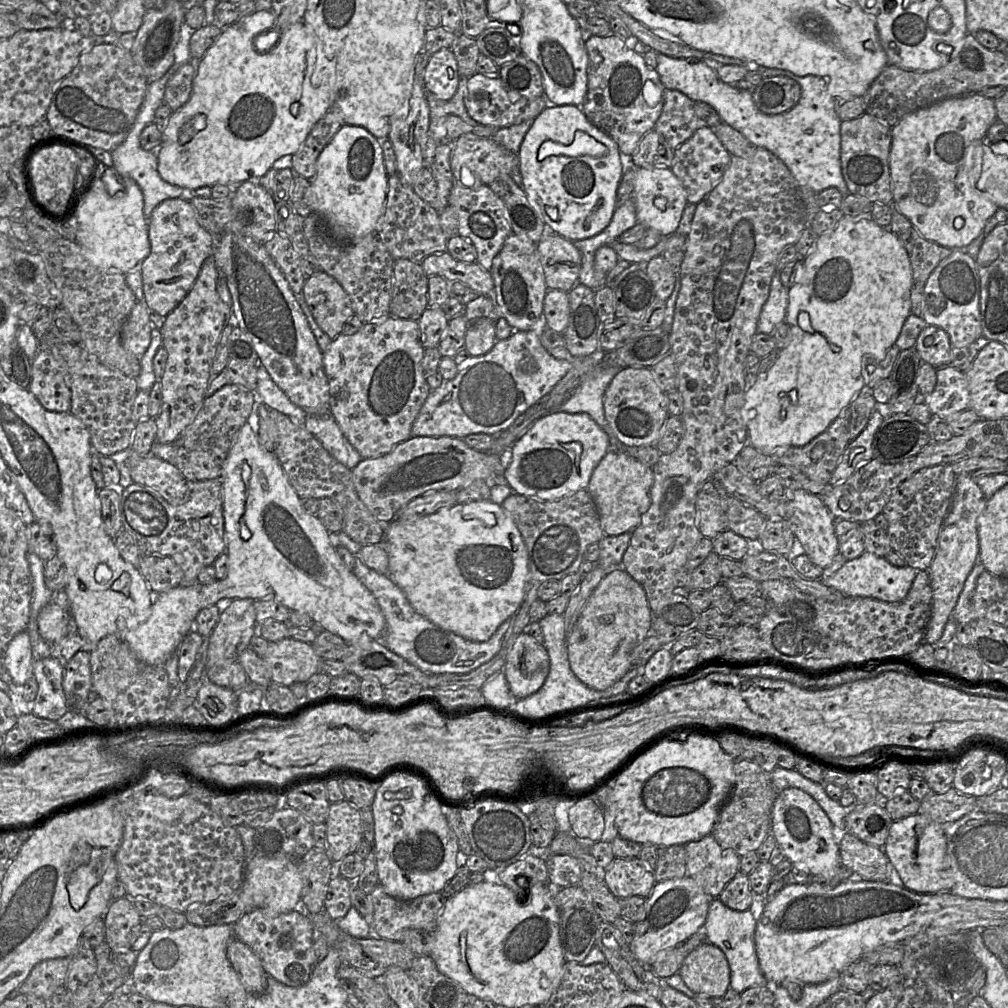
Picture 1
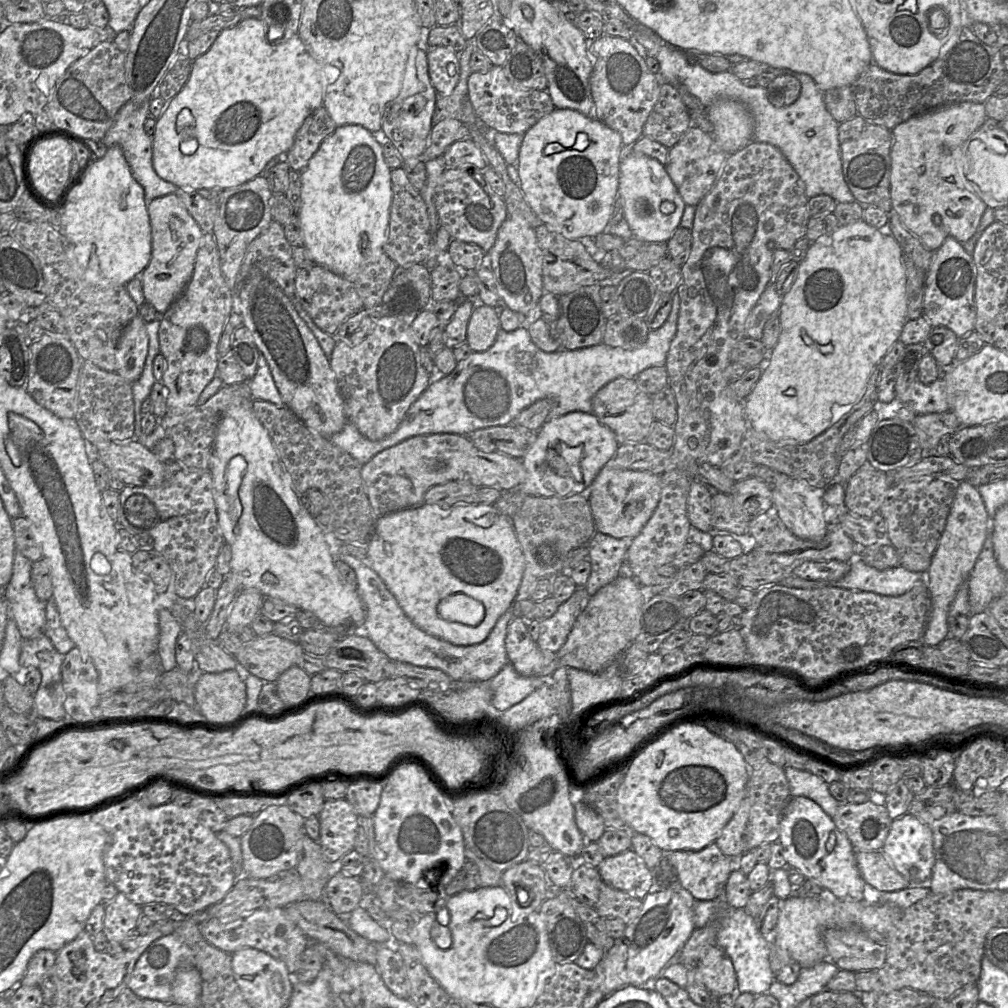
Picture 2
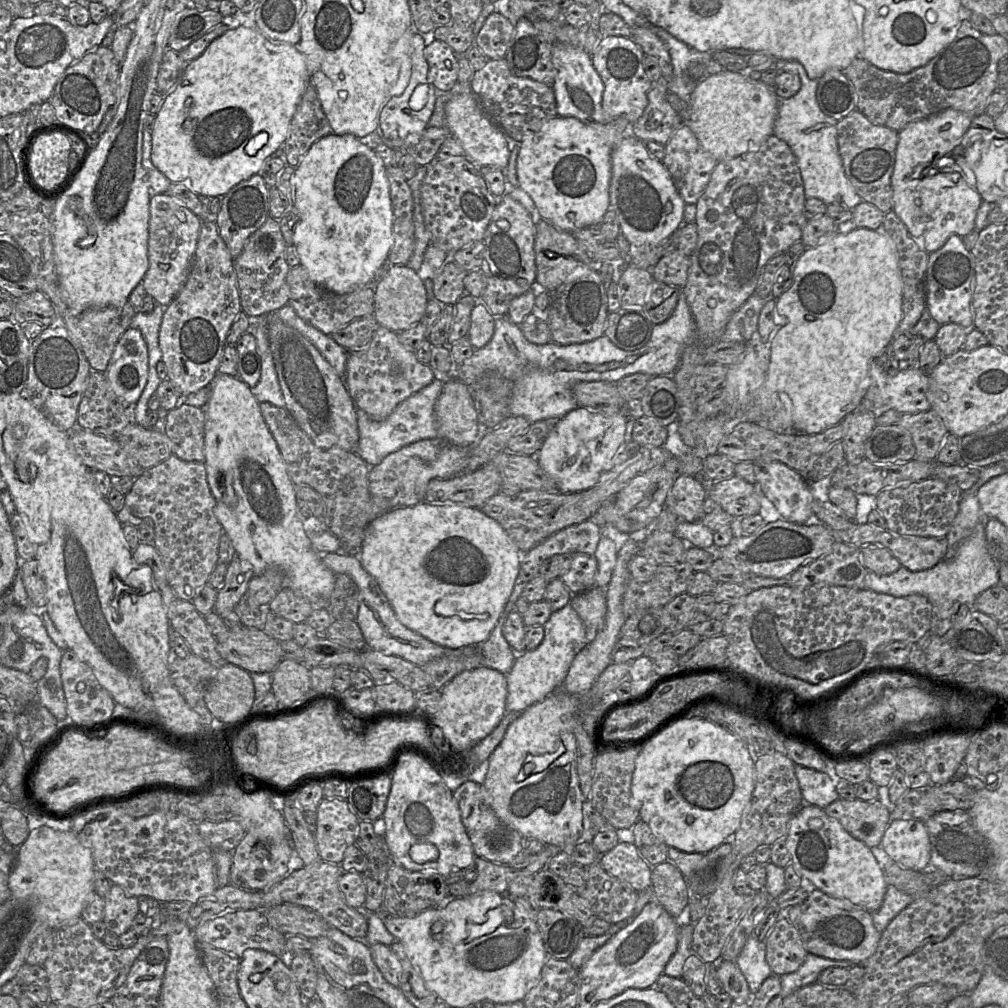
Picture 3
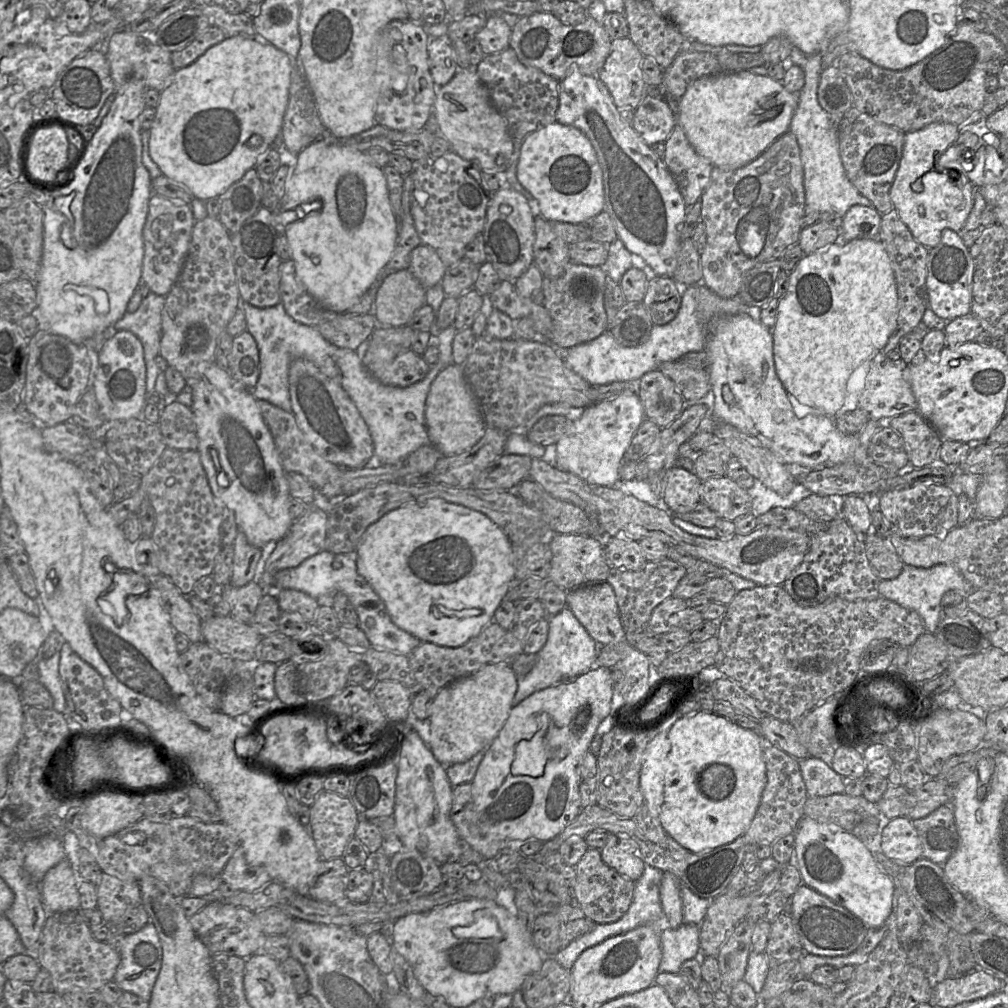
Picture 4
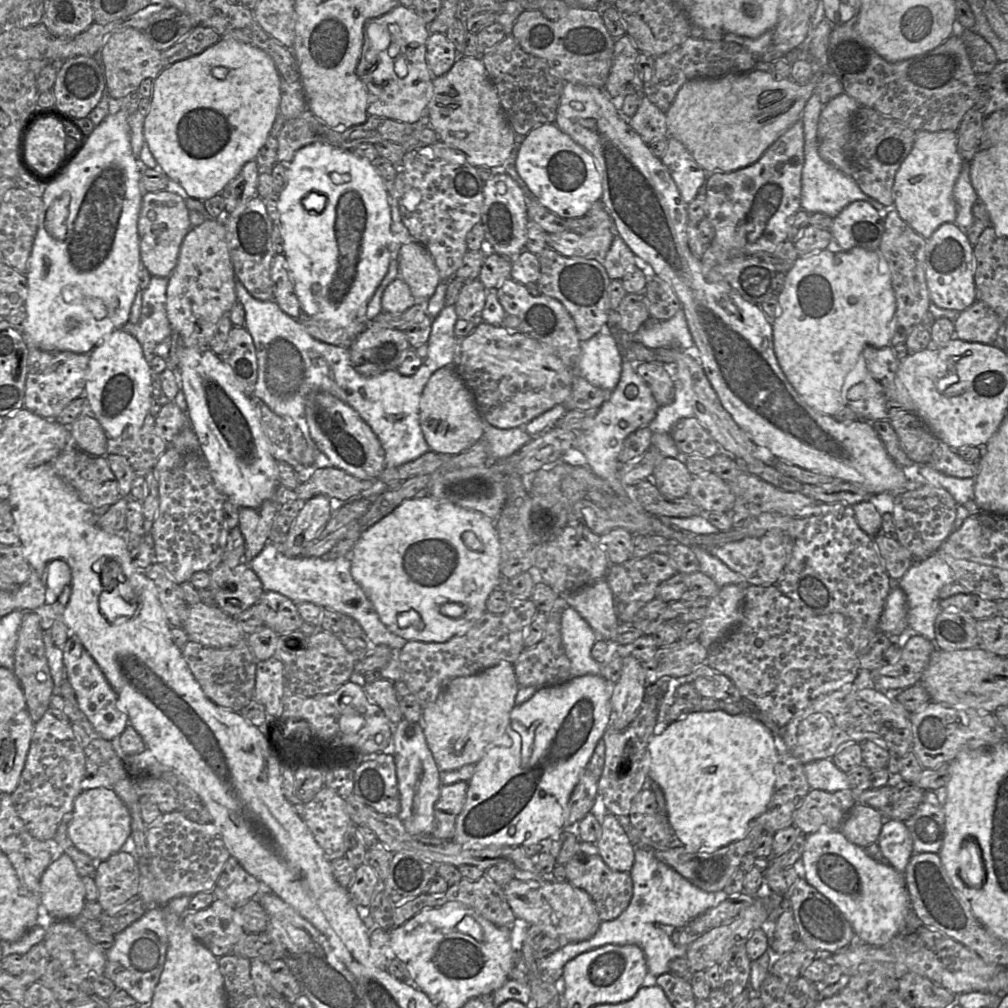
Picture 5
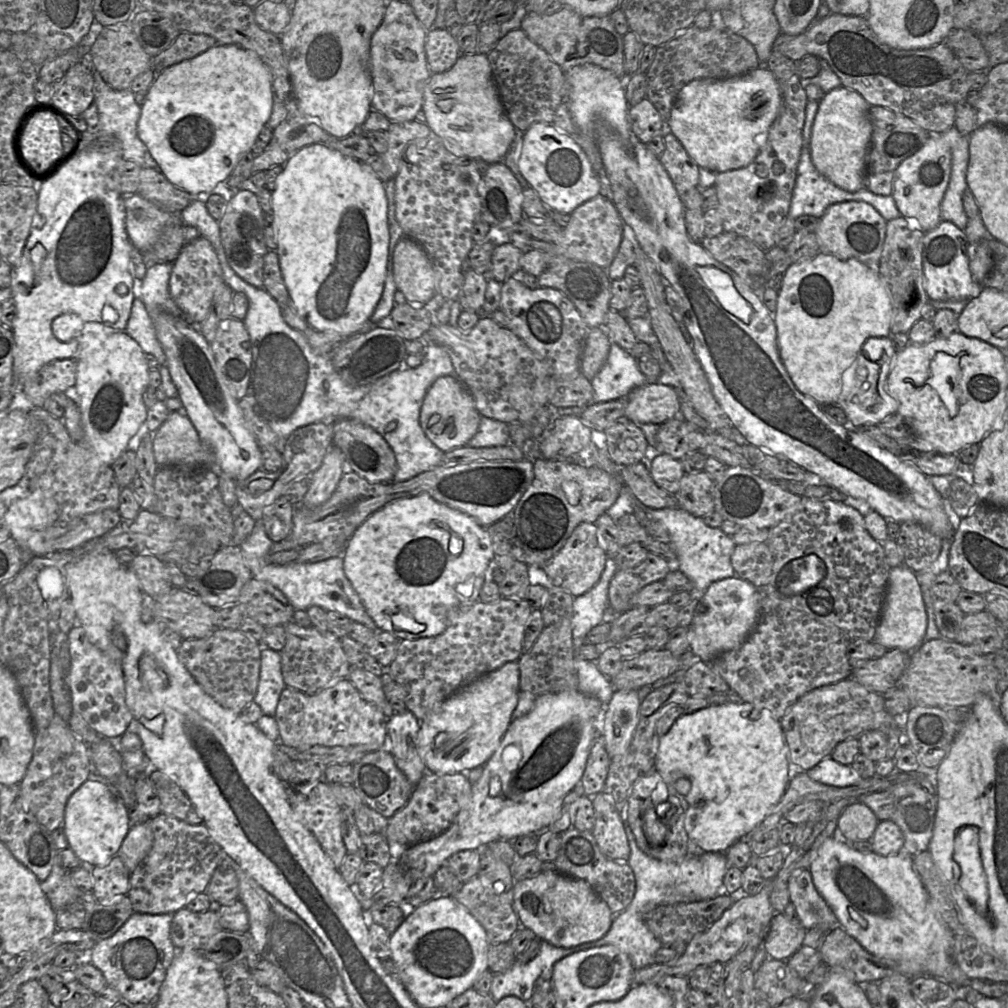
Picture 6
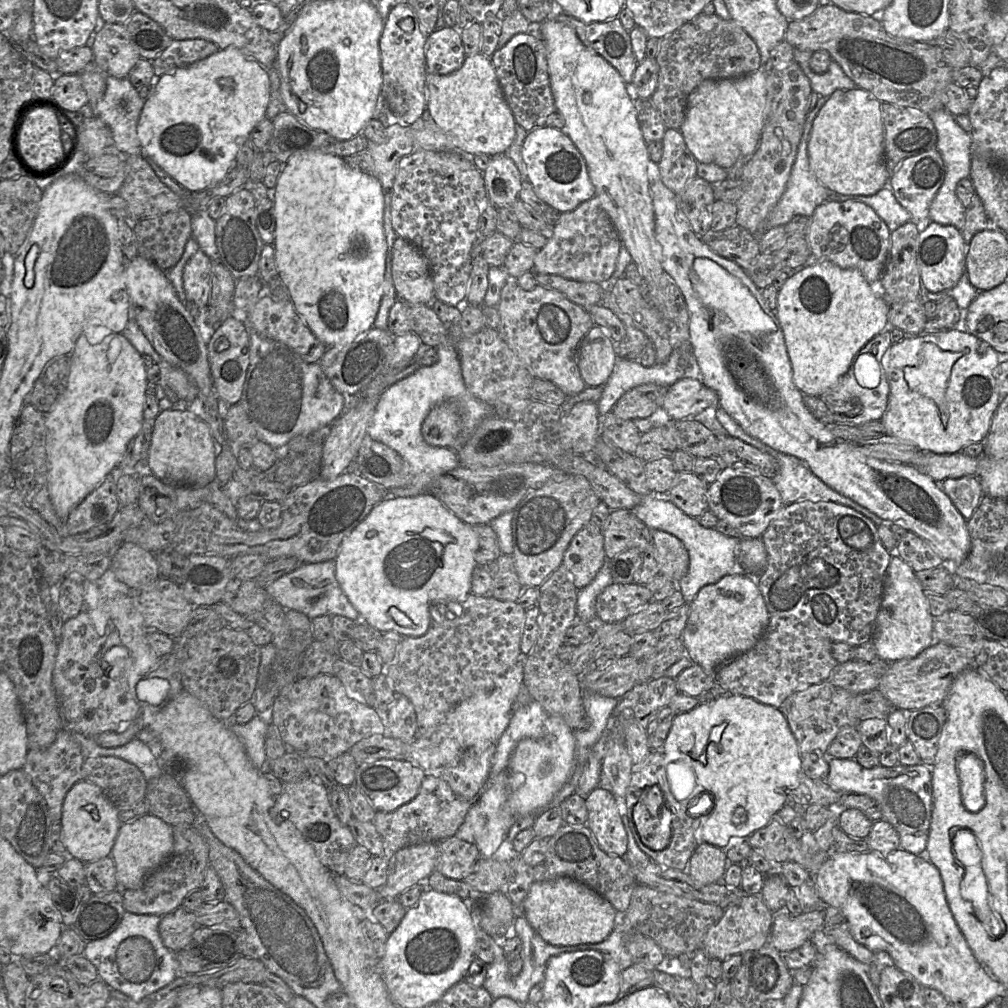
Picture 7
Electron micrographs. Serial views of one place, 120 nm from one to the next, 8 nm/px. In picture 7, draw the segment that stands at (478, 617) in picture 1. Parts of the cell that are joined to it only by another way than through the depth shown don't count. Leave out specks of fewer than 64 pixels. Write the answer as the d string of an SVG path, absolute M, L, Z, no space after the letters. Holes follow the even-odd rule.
M426 492L413 497L388 495L376 504L366 518L342 540L337 556L334 559L336 563L336 579L350 603L359 612L361 621L366 622L381 633L393 631L403 637L419 637L427 633L431 626L429 607L432 603L442 601L445 603L456 602L462 604L467 600L471 593L472 572L477 566L474 557L479 548L478 536L473 530L472 525L463 522L460 518L454 515L432 493Z

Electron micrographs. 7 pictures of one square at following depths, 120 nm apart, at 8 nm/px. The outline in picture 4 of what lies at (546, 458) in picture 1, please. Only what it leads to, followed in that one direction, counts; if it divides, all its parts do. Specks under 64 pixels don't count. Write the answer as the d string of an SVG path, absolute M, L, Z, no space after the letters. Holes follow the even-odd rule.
M625 390L615 398L593 403L579 413L576 413L570 422L569 428L555 444L557 469L575 474L592 485L616 486L620 482L620 467L625 460L625 453L635 432L645 418L640 398L638 394L631 390Z

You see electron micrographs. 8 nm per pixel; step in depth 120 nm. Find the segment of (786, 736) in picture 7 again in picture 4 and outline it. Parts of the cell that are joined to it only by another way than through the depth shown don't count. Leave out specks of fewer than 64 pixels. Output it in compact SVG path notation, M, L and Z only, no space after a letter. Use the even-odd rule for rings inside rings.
M690 712L669 729L653 732L640 770L640 789L652 818L690 853L712 850L743 836L755 816L767 781L764 748L760 733L744 729L713 712Z

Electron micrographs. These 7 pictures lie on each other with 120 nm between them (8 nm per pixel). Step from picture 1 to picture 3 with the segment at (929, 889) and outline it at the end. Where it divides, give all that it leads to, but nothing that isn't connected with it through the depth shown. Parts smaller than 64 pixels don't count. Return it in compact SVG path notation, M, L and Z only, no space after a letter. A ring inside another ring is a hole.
M893 818L880 846L903 868L923 872L930 868L931 847L925 821Z

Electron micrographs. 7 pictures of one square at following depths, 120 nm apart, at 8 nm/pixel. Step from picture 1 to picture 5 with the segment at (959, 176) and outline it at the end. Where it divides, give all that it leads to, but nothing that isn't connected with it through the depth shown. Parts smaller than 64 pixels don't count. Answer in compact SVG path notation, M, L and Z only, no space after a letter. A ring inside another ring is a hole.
M915 131L911 151L896 171L892 187L893 207L916 233L926 240L943 223L955 223L953 187L964 159L957 149L955 131Z

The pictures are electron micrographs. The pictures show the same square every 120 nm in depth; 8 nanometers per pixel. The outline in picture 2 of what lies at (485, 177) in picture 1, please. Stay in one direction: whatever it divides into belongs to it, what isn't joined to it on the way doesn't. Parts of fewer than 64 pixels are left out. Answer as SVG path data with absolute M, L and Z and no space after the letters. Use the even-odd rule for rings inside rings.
M470 138L452 143L442 157L446 168L450 169L483 170L488 165L483 153Z

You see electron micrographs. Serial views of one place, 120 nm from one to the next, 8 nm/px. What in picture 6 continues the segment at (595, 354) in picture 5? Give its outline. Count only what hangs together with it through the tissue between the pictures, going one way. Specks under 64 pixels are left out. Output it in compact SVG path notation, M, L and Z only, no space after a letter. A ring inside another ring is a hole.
M612 342L606 363L591 380L594 402L610 402L627 397L633 389L648 384L638 365L638 360Z

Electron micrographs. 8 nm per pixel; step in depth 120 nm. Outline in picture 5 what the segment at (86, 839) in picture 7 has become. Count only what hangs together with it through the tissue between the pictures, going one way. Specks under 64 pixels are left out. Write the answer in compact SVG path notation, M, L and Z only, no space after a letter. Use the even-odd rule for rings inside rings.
M104 787L83 790L74 801L68 824L68 838L76 849L96 862L104 861L129 845L130 814L113 790Z

